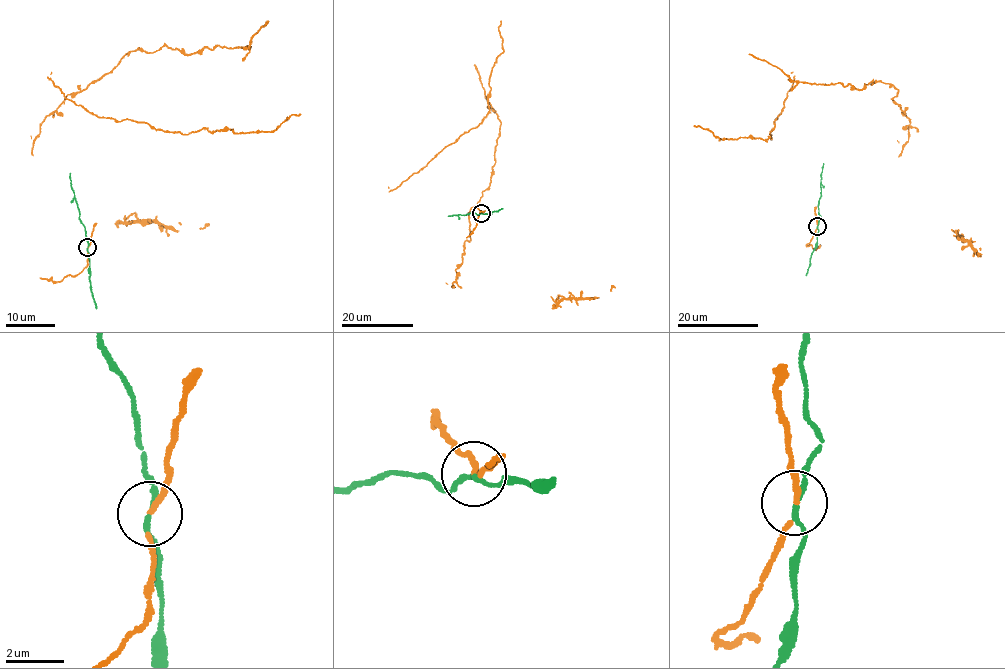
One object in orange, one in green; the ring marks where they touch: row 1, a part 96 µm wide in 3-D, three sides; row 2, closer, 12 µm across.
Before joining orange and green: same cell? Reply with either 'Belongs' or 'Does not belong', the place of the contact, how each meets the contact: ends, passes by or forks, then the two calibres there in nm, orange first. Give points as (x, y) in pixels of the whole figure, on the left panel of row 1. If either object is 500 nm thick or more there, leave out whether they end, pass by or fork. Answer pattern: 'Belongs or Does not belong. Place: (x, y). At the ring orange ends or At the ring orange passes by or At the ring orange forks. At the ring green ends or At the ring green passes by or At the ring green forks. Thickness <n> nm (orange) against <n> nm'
Does not belong. Place: (87, 247). At the ring orange passes by. At the ring green passes by. Thickness 150 nm (orange) against 160 nm

